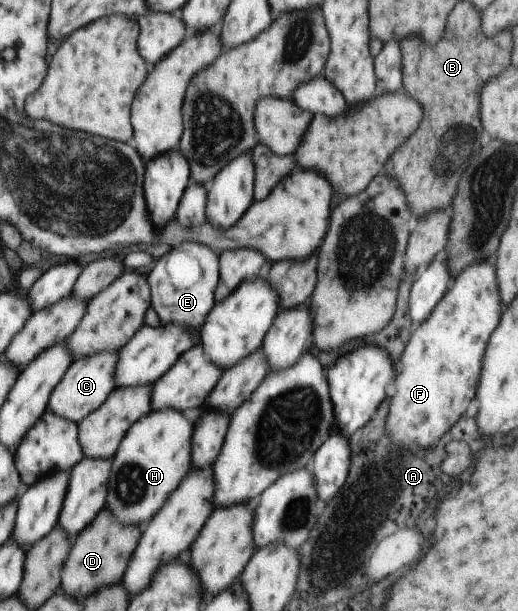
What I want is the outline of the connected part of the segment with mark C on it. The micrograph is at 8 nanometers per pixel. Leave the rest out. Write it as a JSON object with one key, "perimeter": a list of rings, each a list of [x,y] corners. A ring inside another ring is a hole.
{"perimeter":[[[102,352],[98,355],[82,358],[72,364],[65,375],[65,381],[57,387],[51,399],[51,411],[69,421],[77,421],[77,425],[95,409],[99,409],[116,389],[116,366],[120,357],[119,352]]]}

